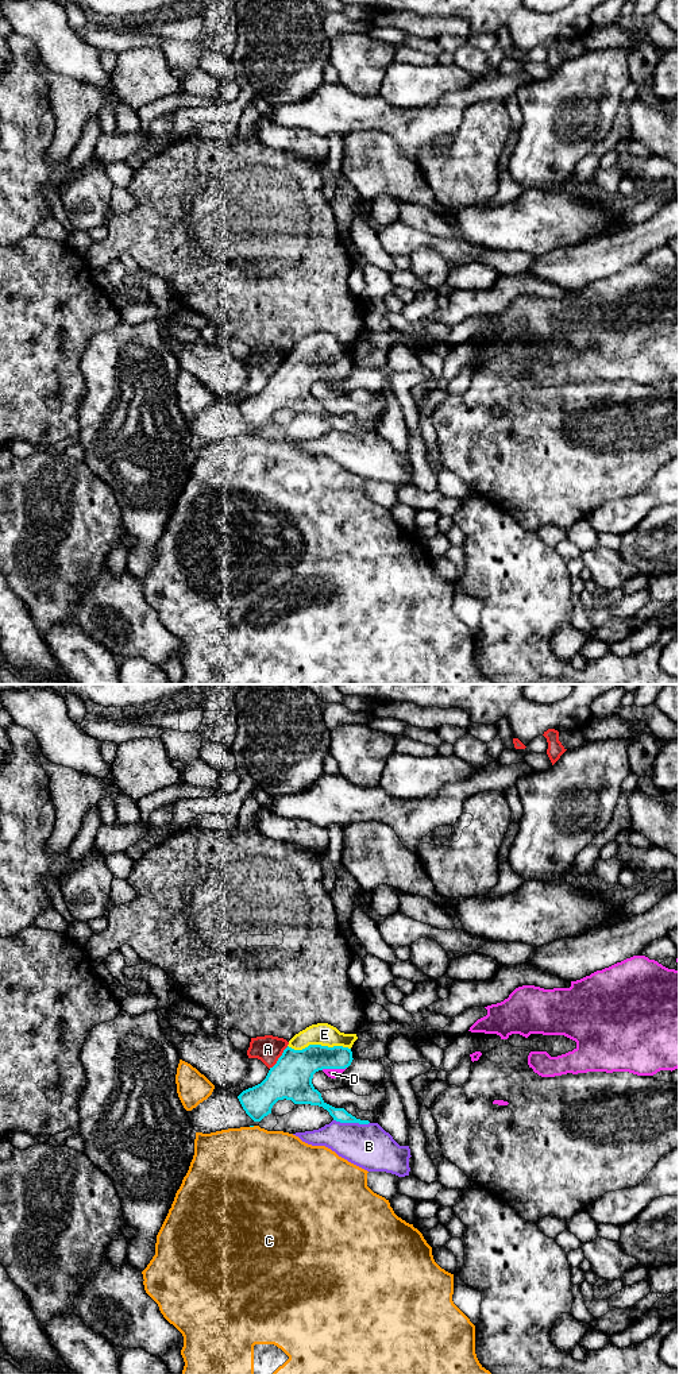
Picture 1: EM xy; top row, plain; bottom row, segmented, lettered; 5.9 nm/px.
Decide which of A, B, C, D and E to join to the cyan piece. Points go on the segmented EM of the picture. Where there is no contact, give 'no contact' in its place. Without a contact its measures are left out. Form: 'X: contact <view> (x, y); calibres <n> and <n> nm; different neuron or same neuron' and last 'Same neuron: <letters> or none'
A: contact xy (278, 1058); calibres 240 and 160 nm; different neuron
B: contact xy (351, 1122); calibres 80 and 280 nm; different neuron
C: contact xy (251, 1126); calibres 20 and 500 nm; different neuron
D: contact xy (334, 1068); calibres 240 and 60 nm; different neuron
E: contact xy (319, 1045); calibres 240 and 140 nm; same neuron
Same neuron: E

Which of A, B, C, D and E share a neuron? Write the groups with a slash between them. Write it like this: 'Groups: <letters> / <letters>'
Groups: A / B / C / D / E

